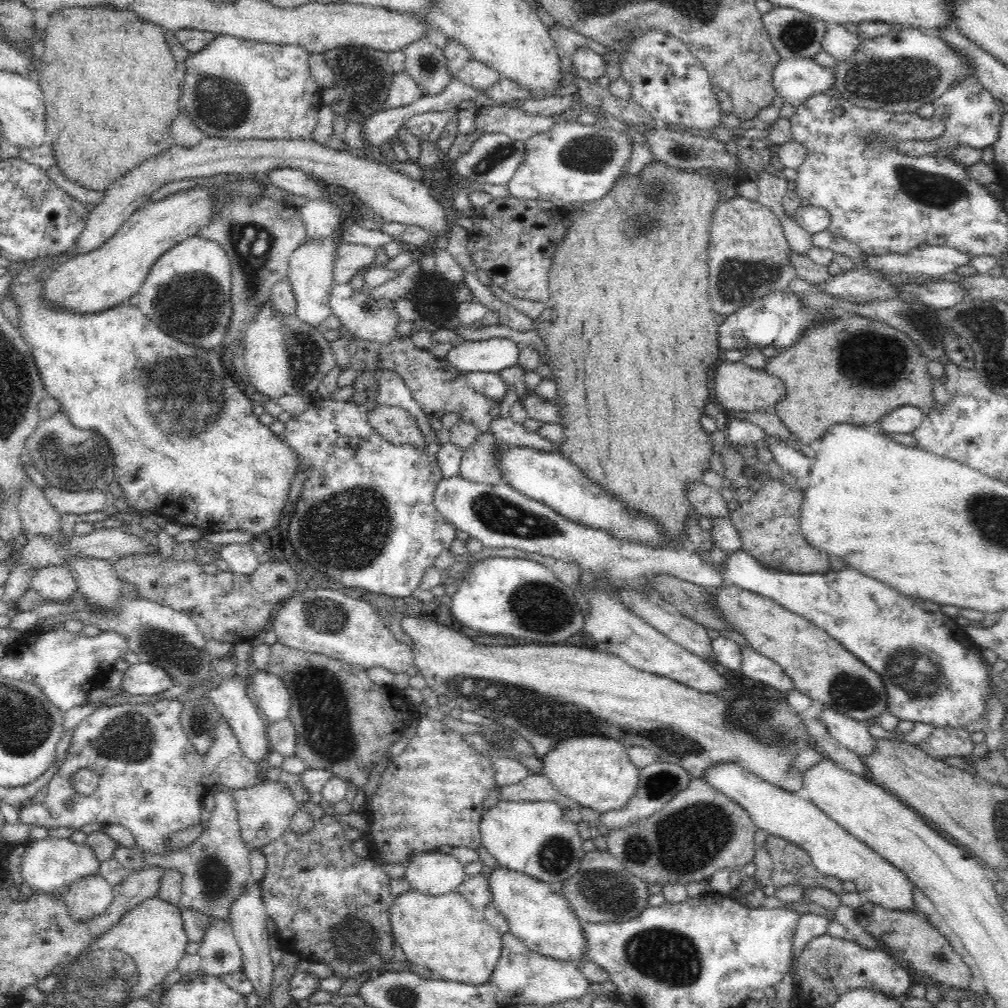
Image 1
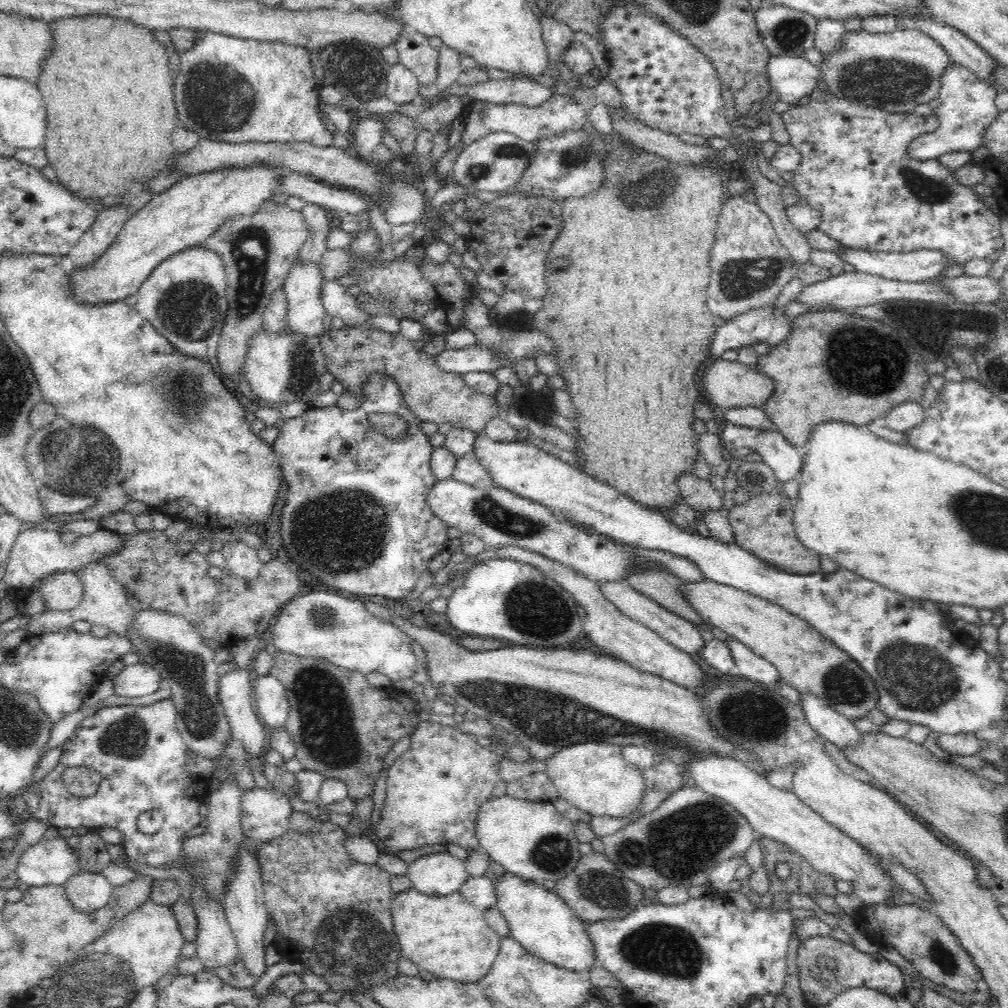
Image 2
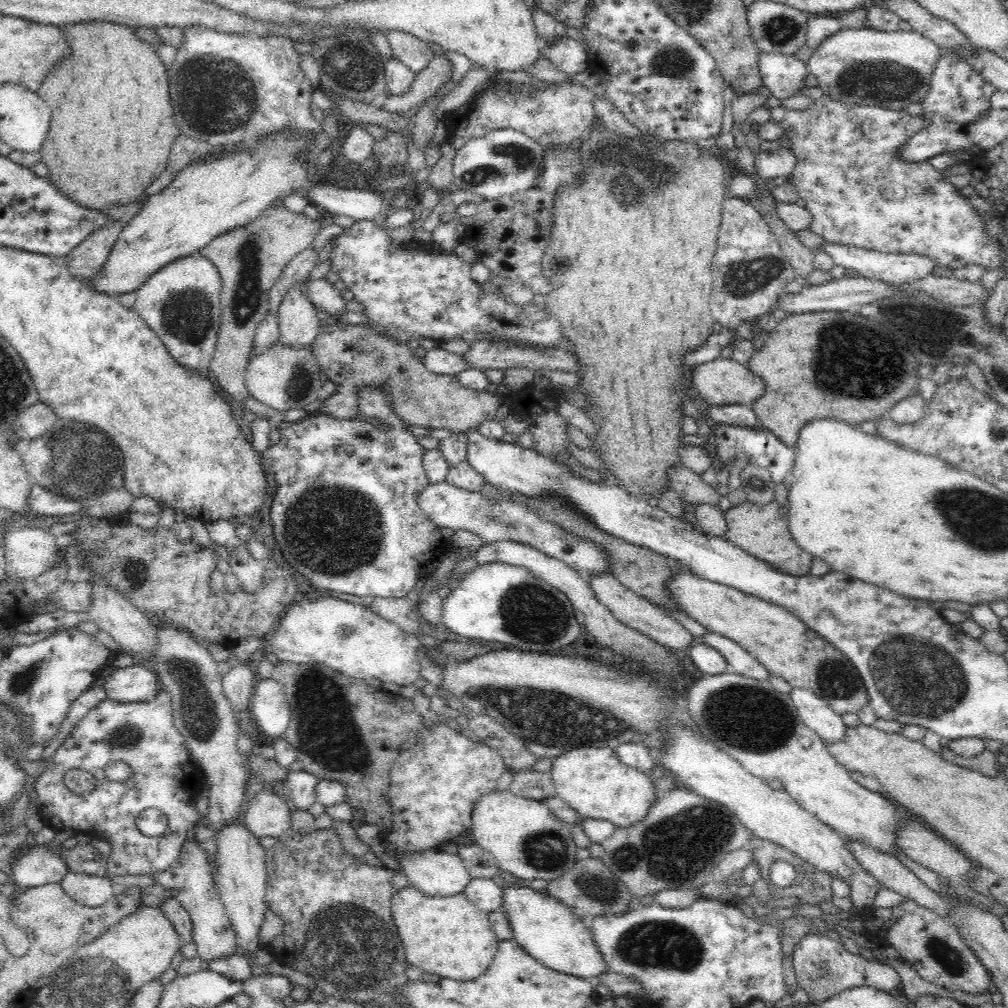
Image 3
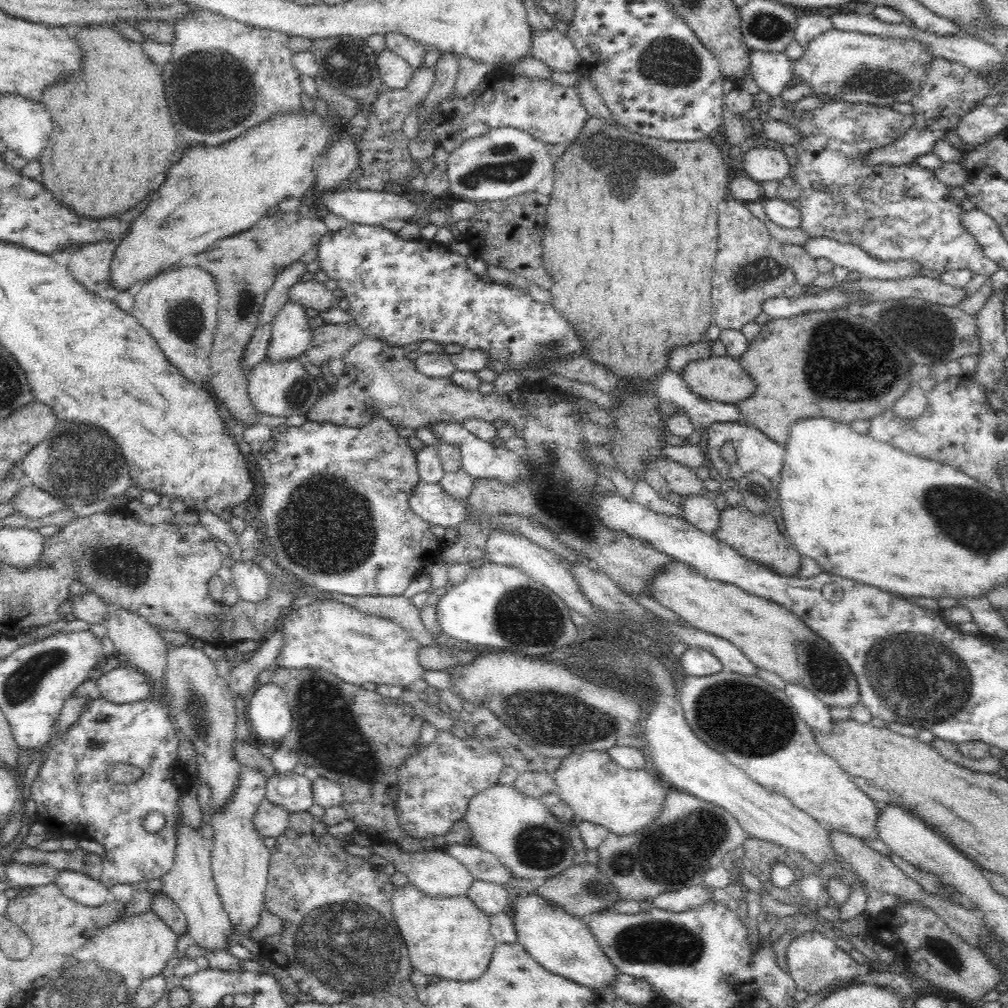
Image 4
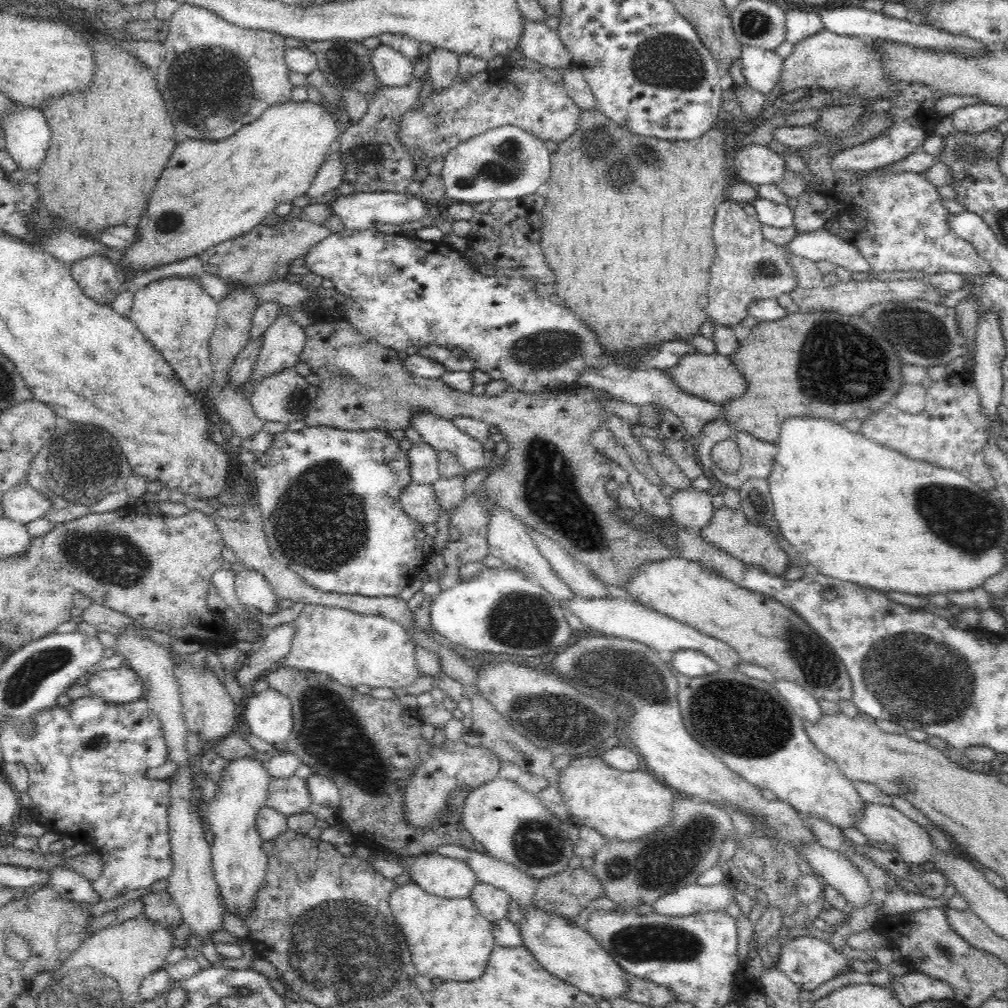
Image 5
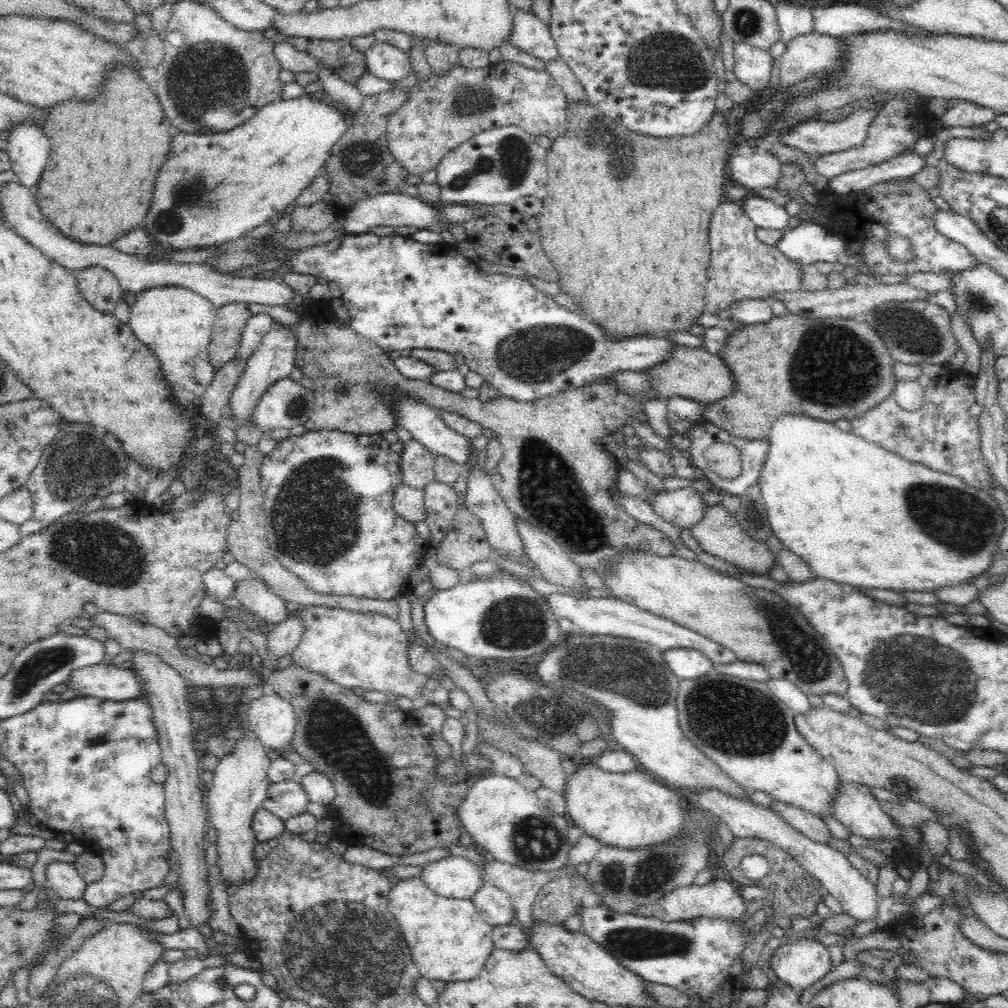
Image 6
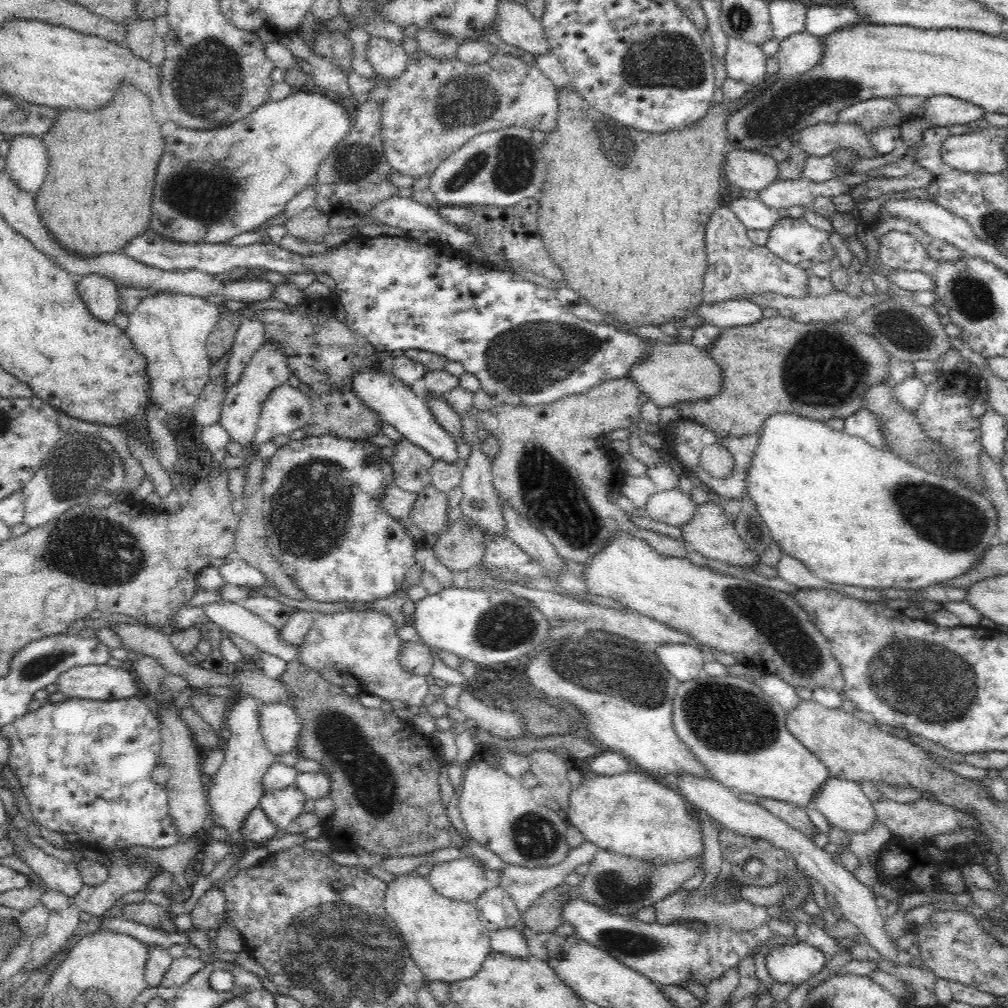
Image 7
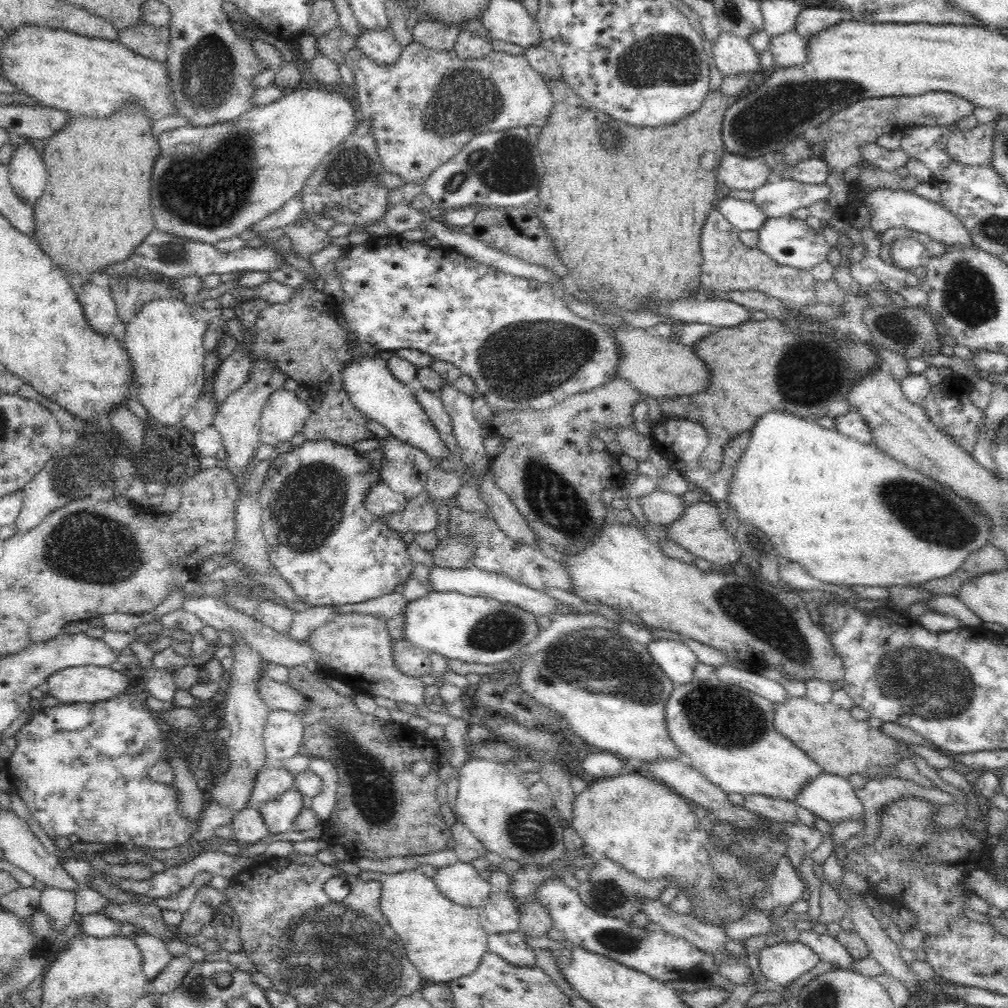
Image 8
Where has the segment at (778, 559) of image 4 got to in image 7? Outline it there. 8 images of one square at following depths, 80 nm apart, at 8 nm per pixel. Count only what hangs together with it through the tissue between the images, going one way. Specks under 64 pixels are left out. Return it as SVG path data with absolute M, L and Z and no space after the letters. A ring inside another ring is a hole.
M707 502L696 507L696 512L686 524L678 526L681 529L682 540L694 552L706 556L708 559L720 560L732 565L748 566L754 564L760 554L746 547L746 543L736 533L735 526L730 524L724 514L724 509L718 504Z

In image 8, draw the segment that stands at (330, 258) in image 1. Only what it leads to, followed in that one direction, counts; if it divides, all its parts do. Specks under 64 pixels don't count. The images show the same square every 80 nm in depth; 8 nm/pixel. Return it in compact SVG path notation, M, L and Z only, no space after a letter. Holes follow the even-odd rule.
M266 357L257 358L257 360L260 362L253 364L248 384L244 384L244 387L240 388L240 390L232 392L232 395L228 396L228 400L219 406L219 410L213 419L213 426L216 428L216 430L218 430L218 432L220 432L222 438L222 447L226 452L224 459L226 464L224 464L224 468L230 471L230 475L232 475L232 479L234 479L234 483L236 483L236 486L238 486L239 490L248 483L250 472L247 471L247 467L256 457L258 447L261 443L259 435L260 416L262 409L264 408L264 405L266 405L266 402L268 402L268 398L272 395L272 392L283 388L283 384L287 380L286 375L281 374L277 368L273 368L276 366L275 363L267 360Z

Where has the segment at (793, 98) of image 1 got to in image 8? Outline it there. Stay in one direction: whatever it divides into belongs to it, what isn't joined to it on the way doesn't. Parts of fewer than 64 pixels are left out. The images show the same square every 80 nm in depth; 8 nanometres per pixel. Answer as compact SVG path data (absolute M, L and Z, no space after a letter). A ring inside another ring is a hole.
M721 30L710 49L712 52L710 60L713 60L723 75L745 72L751 76L756 70L761 70L757 52L744 38Z

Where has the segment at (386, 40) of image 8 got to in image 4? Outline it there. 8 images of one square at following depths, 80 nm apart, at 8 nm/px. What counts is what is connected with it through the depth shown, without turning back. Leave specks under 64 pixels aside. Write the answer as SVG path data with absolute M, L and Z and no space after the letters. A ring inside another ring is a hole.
M388 48L376 52L376 67L378 67L381 81L388 89L404 88L410 82L415 71L407 60Z

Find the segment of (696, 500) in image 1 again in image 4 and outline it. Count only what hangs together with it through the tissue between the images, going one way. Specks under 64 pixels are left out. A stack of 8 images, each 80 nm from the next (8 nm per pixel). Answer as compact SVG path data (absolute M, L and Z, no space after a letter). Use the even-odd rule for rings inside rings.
M658 456L653 464L668 482L672 492L682 497L706 495L709 492L704 488L702 479L698 479L689 467L664 456Z

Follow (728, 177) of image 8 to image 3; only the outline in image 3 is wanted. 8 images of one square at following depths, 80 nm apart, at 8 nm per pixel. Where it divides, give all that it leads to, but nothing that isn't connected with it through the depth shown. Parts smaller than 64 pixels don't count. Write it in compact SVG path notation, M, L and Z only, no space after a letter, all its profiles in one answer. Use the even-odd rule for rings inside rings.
M784 146L774 151L757 151L753 154L752 169L755 177L761 182L778 176L788 177L796 165L794 154Z

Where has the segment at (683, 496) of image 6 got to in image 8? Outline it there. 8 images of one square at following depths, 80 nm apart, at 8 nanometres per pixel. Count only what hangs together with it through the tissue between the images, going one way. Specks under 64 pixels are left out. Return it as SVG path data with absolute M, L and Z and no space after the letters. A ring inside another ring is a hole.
M658 491L638 497L636 504L639 504L644 516L654 525L670 524L678 520L687 507L678 496Z

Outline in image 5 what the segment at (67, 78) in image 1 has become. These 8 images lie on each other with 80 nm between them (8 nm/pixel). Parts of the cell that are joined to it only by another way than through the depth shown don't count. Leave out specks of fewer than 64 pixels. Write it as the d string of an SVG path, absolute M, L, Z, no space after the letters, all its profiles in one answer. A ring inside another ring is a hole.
M92 32L88 33L88 37L96 54L94 82L82 92L48 99L40 107L50 127L51 143L34 184L38 191L38 201L48 216L58 219L60 226L72 233L95 240L110 227L126 225L130 218L144 216L150 195L173 154L177 140L174 139L172 119L158 91L158 83L154 75L148 74L147 66L124 51L118 40L109 34Z

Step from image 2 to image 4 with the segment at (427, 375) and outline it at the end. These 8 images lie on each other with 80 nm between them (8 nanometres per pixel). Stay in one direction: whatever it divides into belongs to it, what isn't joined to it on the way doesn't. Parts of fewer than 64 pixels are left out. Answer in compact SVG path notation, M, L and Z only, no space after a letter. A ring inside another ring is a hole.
M351 322L330 324L324 323L321 326L312 328L312 338L306 349L304 358L313 365L316 365L324 381L326 381L327 390L321 390L320 397L316 405L308 411L306 416L307 422L320 422L321 424L336 424L339 426L348 426L349 428L362 428L374 420L374 414L379 414L390 425L394 427L403 427L417 429L428 427L437 423L460 423L468 418L476 418L486 422L493 423L497 419L503 421L503 426L513 427L514 437L524 439L524 454L522 459L526 461L528 467L528 476L524 476L522 482L510 484L503 480L496 479L478 479L474 482L472 491L468 497L461 500L468 509L468 520L460 522L456 526L457 538L452 545L444 545L440 556L447 564L465 564L482 558L487 545L487 538L491 530L489 529L489 520L492 515L500 513L510 513L510 515L522 515L528 517L532 523L544 527L550 531L564 547L570 547L576 553L582 553L590 562L594 569L604 572L608 579L618 588L627 592L636 592L644 594L648 587L646 584L652 580L652 576L664 568L673 558L664 552L660 552L650 543L632 538L624 532L615 532L608 528L599 517L596 505L592 498L602 492L596 482L602 474L598 471L600 463L598 461L590 462L592 456L586 445L586 439L582 433L582 425L578 422L588 422L583 416L583 410L577 404L579 397L574 397L565 393L554 394L554 392L538 392L538 384L530 386L528 390L523 388L499 391L496 394L491 393L482 395L478 391L466 391L456 387L449 381L449 378L427 378L418 370L415 370L413 362L406 358L407 349L389 345L378 339L370 339L362 333L358 325Z

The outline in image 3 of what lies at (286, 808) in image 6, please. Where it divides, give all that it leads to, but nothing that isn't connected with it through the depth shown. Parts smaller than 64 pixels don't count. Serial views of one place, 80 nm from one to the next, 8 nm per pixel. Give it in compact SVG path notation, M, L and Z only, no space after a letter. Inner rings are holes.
M289 770L284 780L270 782L266 790L286 802L292 802L296 810L304 811L316 802L316 784L316 778L308 772Z

